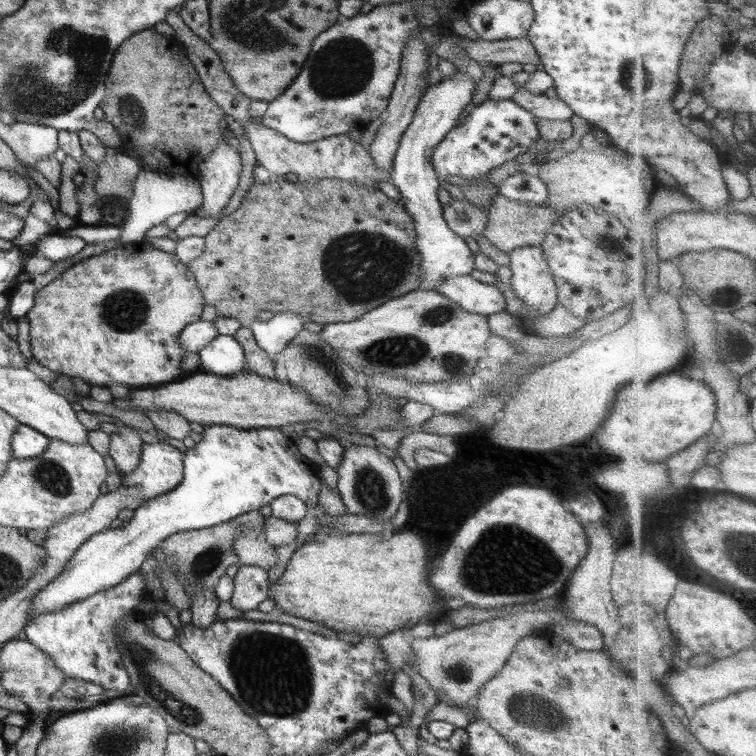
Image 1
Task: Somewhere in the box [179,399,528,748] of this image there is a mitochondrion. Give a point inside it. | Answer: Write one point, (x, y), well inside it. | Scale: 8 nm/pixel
(288, 691)

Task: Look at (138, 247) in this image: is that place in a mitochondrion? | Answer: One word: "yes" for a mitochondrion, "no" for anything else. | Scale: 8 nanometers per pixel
no

